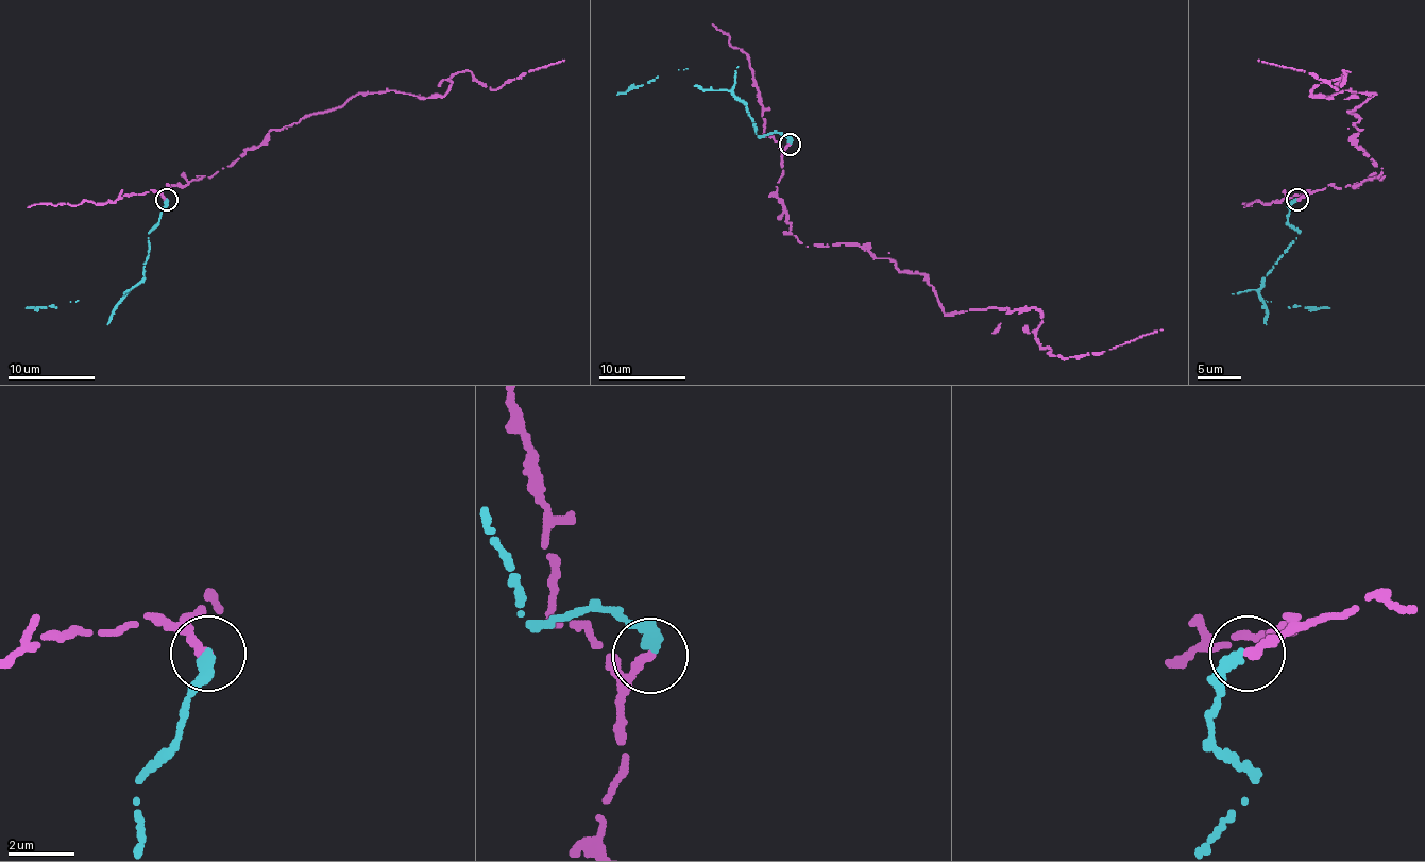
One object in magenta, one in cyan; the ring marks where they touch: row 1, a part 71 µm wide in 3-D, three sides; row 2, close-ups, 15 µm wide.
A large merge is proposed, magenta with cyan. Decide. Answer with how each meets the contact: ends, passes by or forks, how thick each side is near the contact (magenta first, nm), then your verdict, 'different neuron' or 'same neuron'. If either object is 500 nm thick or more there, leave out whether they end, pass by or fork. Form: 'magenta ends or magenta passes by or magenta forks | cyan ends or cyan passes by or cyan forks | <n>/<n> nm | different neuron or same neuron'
magenta ends | cyan ends | 300/320 nm | different neuron

